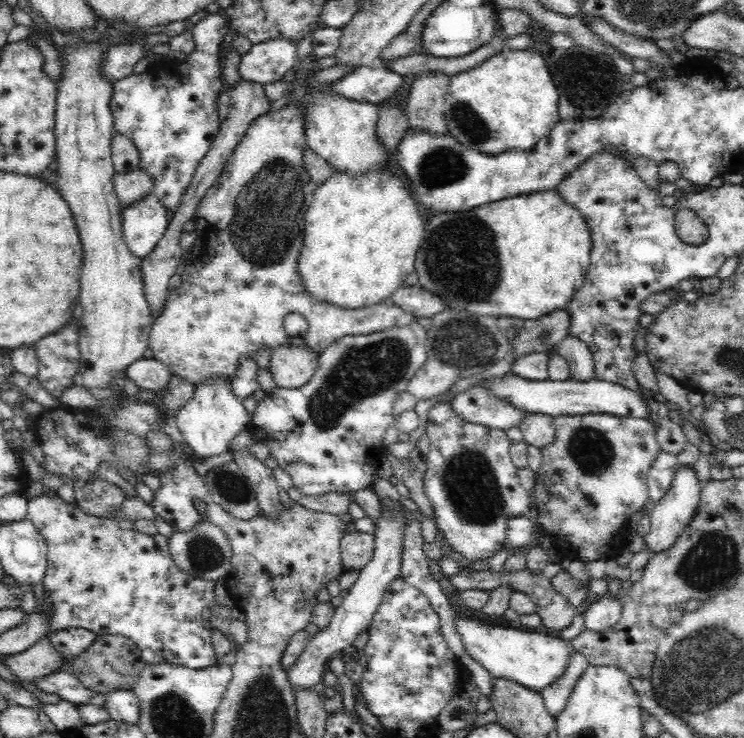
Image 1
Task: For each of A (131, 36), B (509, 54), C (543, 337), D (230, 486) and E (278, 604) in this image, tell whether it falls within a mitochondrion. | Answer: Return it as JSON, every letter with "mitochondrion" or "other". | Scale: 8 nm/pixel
{"A":"other","B":"other","C":"mitochondrion","D":"mitochondrion","E":"other"}

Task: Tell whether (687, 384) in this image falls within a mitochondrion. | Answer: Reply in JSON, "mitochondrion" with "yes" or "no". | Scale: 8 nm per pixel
{"mitochondrion":"no"}

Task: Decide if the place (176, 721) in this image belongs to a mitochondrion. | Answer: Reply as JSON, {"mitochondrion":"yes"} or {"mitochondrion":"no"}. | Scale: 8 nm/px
{"mitochondrion":"yes"}

